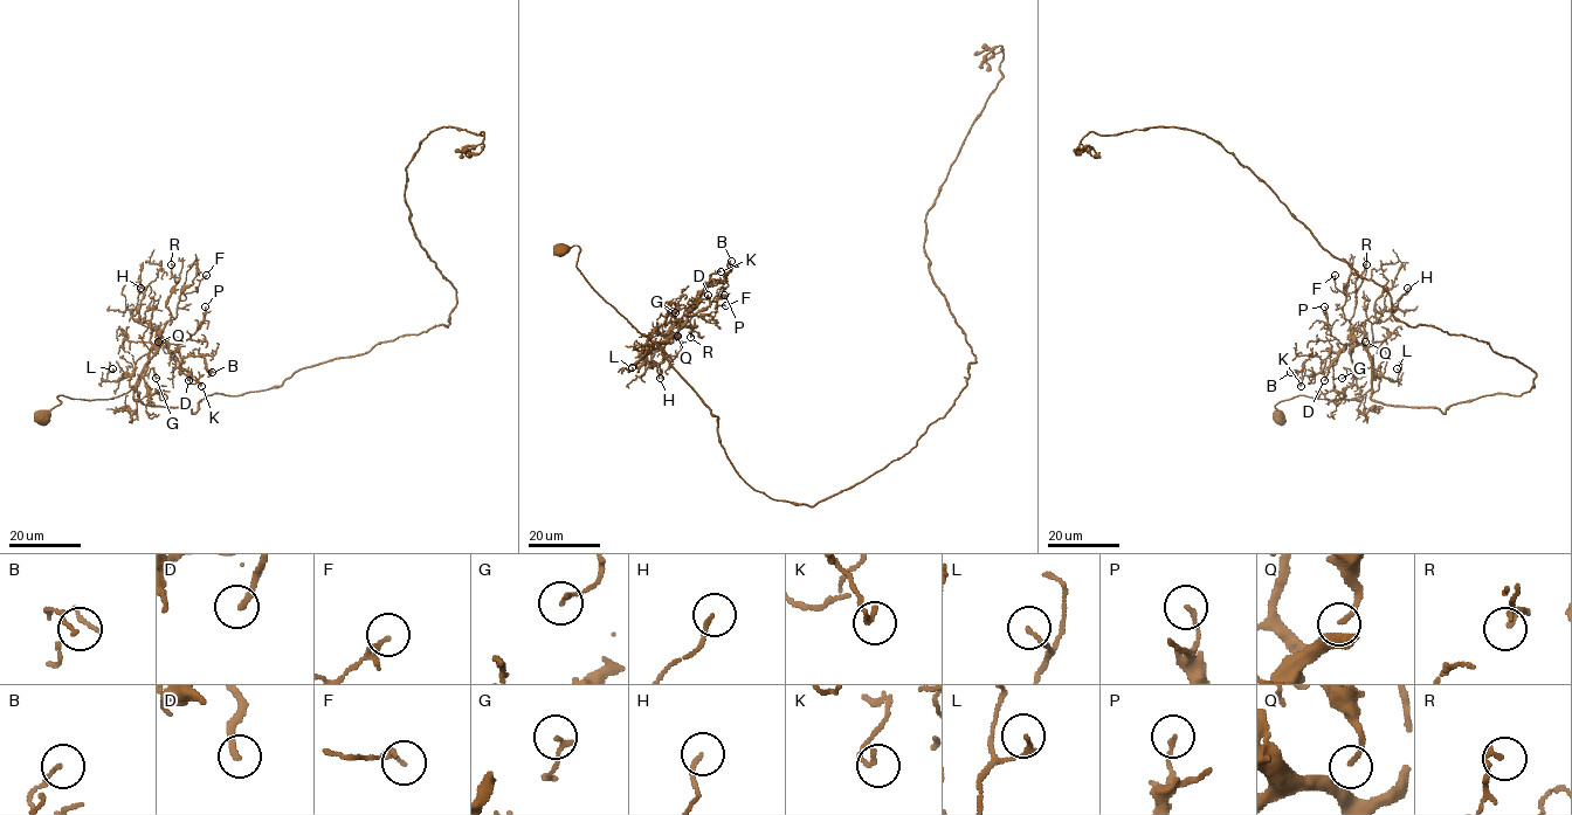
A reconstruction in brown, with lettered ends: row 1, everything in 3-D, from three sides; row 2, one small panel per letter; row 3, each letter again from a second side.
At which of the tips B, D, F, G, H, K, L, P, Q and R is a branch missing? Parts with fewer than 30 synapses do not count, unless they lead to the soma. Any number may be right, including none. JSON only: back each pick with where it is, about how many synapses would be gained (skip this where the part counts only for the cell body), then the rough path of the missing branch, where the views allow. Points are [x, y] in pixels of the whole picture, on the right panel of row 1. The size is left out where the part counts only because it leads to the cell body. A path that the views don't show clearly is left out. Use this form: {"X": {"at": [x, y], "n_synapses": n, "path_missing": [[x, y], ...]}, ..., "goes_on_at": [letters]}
{"D": {"at": [1324, 380], "n_synapses": 90, "path_missing": [[1324, 380], [1319, 400], [1300, 423], [1302, 435], [1298, 458], [1291, 462]]}, "goes_on_at": ["D"]}

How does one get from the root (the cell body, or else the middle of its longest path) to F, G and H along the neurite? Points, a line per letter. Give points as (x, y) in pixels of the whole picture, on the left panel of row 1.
F: (42, 416), (59, 395), (126, 393), (177, 316), (179, 296), (195, 291), (206, 275)
G: (42, 416), (61, 403), (59, 395), (108, 400), (126, 393), (158, 344), (145, 372), (152, 368), (156, 378)
H: (42, 416), (61, 403), (59, 395), (108, 400), (136, 384), (153, 345), (150, 325), (132, 317), (140, 288)

